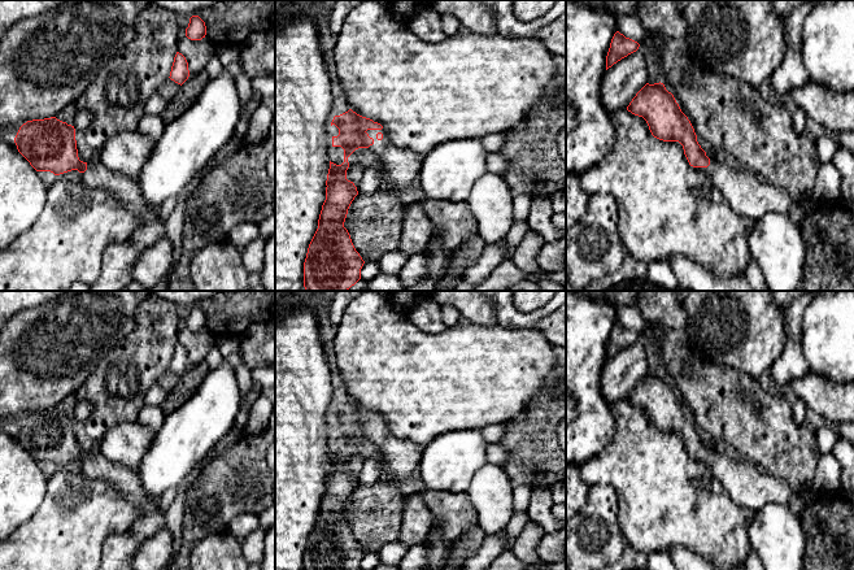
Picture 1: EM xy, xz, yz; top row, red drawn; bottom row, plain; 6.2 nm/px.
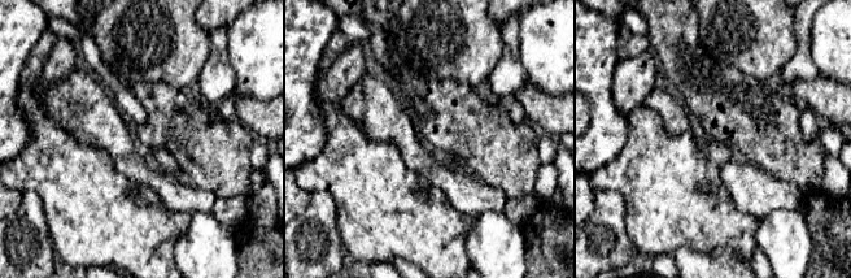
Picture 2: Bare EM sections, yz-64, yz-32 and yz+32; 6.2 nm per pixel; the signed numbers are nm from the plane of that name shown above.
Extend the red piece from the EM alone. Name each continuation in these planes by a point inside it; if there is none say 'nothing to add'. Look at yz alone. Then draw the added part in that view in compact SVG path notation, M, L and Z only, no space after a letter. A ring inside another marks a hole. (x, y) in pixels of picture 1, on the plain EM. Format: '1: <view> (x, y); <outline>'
1: yz (746, 486); M710 451L707 458L698 460L706 464L715 480L723 486L729 499L738 506L757 510L767 504L787 504L792 495L792 487L785 479L767 474L744 457L731 458L722 451Z

